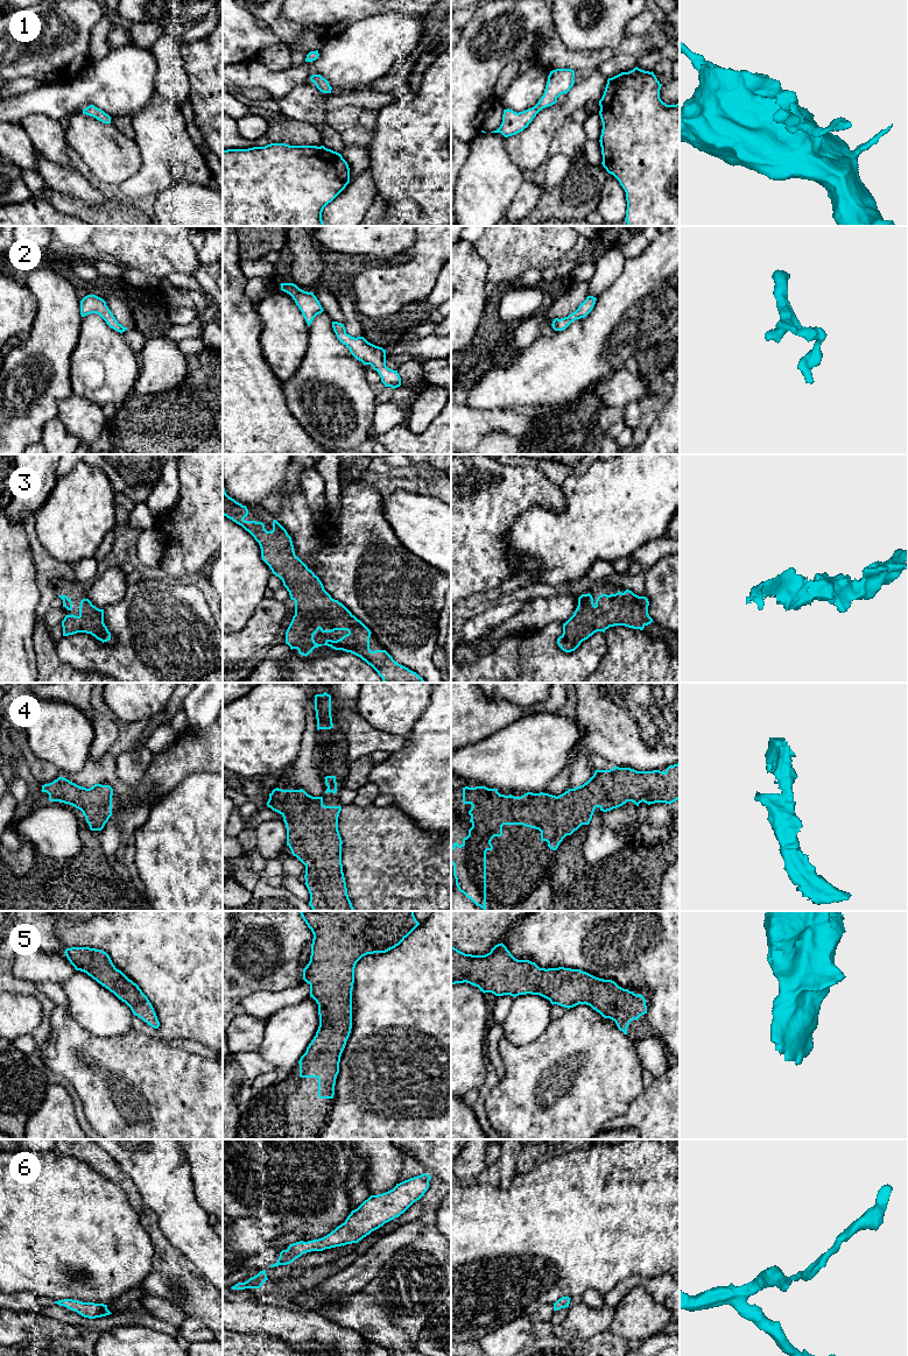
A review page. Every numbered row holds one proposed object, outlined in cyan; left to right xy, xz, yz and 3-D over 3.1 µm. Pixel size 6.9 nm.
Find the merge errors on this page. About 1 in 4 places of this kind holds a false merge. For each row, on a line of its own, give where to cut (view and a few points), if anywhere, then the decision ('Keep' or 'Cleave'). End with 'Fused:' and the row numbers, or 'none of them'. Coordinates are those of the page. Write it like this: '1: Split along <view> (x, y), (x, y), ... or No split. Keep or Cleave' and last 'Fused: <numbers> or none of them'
1: No split. Keep
2: No split. Keep
3: No split. Keep
4: No split. Keep
5: No split. Keep
6: No split. Keep
Fused: none of them

